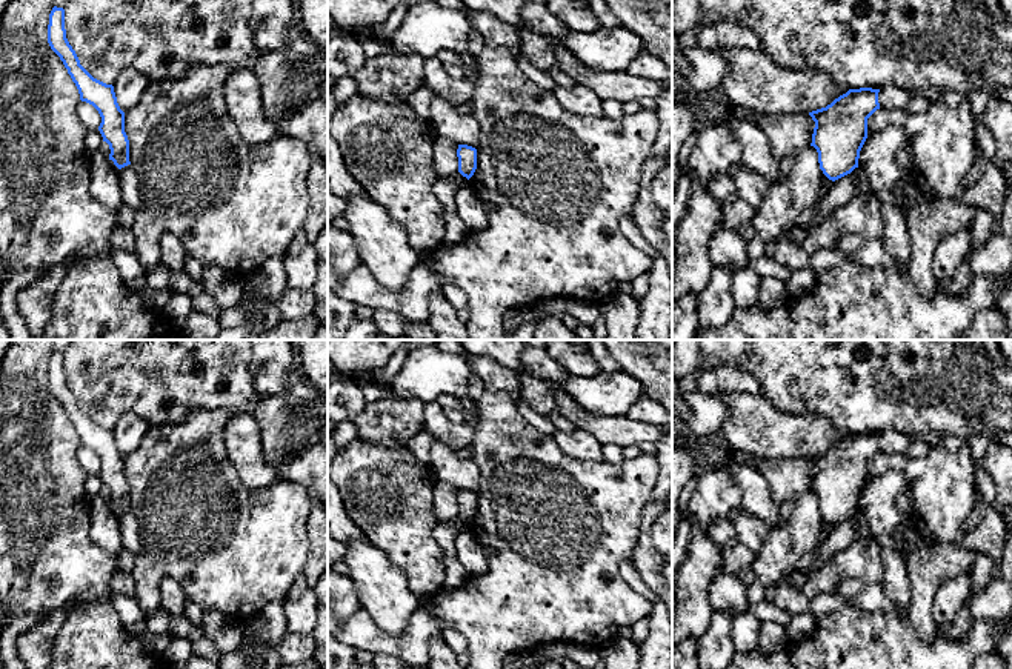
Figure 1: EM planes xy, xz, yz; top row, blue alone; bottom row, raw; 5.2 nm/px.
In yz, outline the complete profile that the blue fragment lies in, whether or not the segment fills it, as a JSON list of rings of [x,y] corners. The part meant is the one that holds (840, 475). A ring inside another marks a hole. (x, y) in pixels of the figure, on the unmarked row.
[[[849,434],[826,452],[809,457],[815,466],[812,488],[823,518],[835,526],[858,512],[867,483],[867,463],[880,454],[880,434]]]

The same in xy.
[[[54,351],[49,358],[48,388],[68,414],[68,418],[78,434],[80,444],[92,449],[98,455],[102,461],[98,475],[103,486],[109,489],[109,504],[112,504],[118,514],[131,509],[129,484],[125,477],[125,457],[117,448],[114,431],[94,423],[80,409],[75,395],[66,383],[63,352]]]

